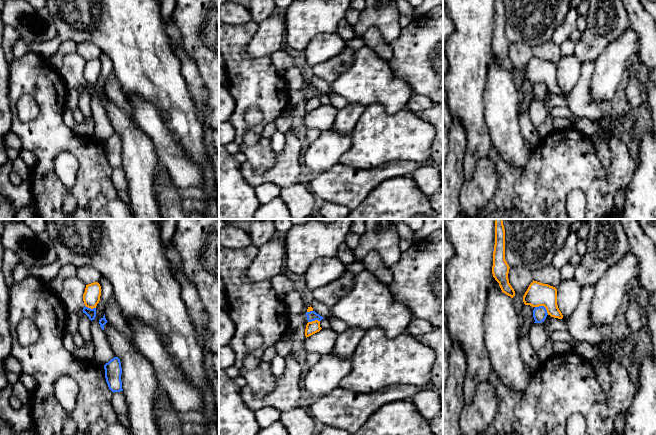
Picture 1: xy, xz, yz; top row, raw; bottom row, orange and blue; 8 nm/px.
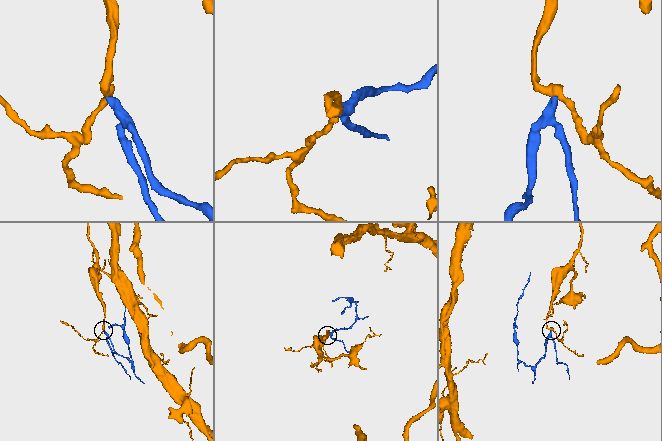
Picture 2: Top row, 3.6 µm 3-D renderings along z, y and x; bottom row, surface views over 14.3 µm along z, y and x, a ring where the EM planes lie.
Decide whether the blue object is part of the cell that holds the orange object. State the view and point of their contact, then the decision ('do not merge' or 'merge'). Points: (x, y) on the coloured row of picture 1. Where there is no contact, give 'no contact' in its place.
contact yz (543, 305); do not merge

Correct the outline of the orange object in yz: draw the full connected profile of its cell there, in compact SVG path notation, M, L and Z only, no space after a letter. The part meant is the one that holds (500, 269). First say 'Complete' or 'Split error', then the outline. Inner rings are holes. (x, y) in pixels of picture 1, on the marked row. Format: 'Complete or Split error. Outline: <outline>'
Complete. Outline: M495 219L495 245L492 274L503 293L513 298L515 291L509 283L509 265L505 260L505 229L503 219Z

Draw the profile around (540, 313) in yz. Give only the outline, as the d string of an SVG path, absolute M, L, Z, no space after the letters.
M544 306L535 307L533 310L534 323L544 322L548 313Z

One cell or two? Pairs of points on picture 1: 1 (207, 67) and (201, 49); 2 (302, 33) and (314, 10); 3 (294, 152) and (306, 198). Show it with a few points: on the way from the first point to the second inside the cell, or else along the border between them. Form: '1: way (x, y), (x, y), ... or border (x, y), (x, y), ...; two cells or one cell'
1: way (207, 63), (207, 60), (201, 53); one cell
2: way (302, 27), (302, 24), (310, 16); one cell
3: border (298, 181), (281, 188); two cells

